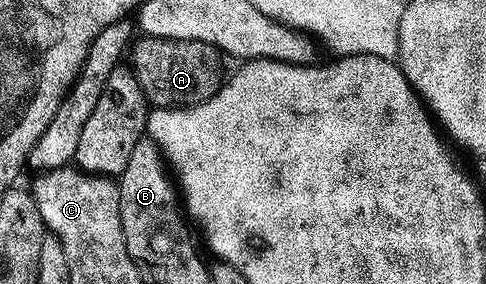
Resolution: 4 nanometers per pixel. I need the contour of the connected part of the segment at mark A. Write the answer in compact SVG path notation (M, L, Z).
M140 36L130 46L130 57L129 72L135 77L139 89L152 106L163 111L185 109L208 101L221 84L217 51L212 45L200 41Z

